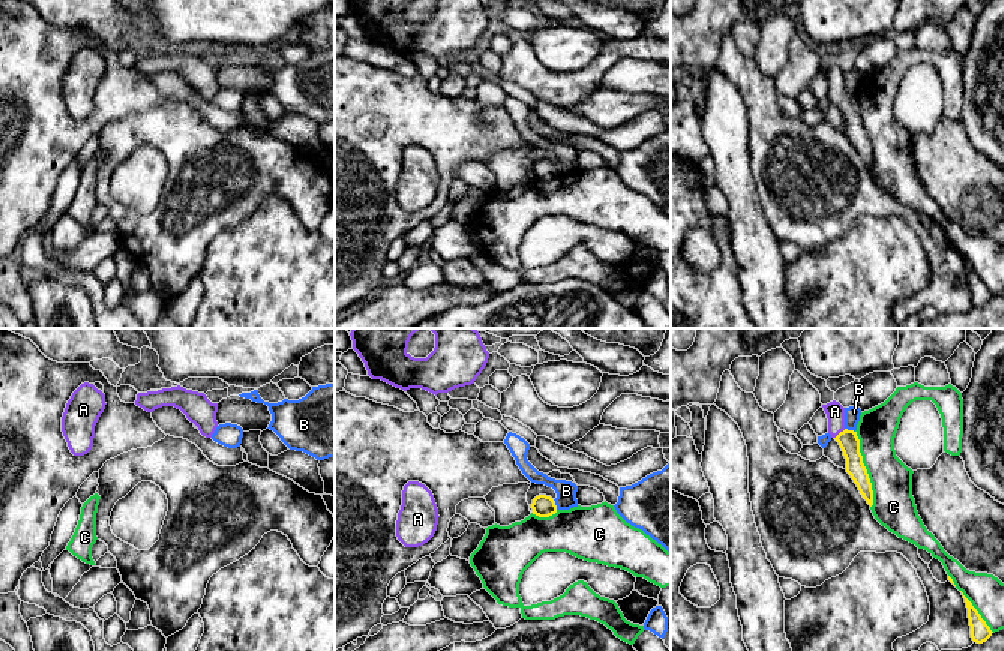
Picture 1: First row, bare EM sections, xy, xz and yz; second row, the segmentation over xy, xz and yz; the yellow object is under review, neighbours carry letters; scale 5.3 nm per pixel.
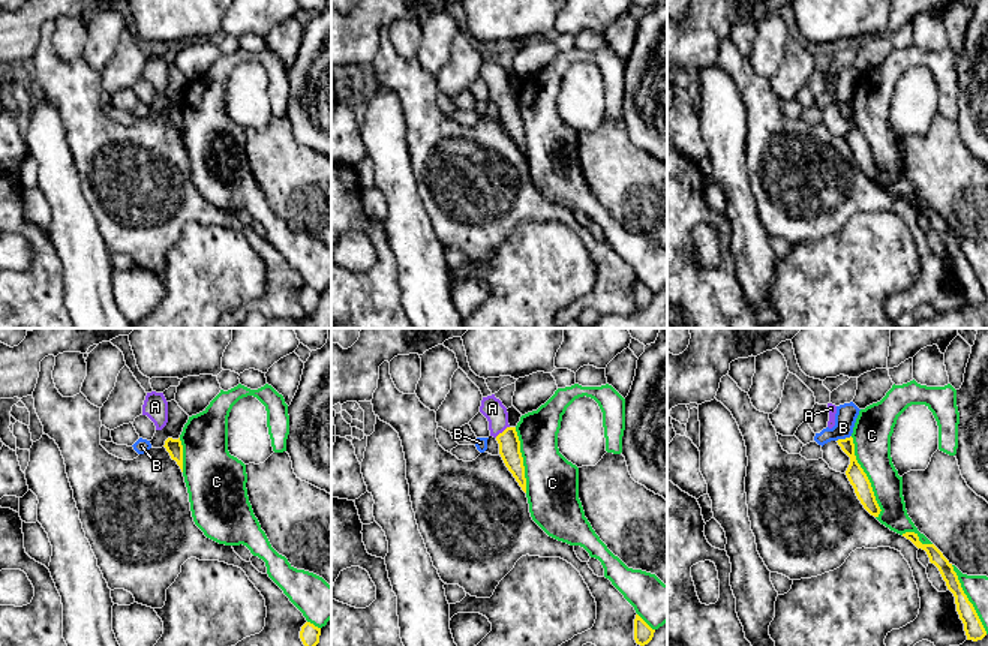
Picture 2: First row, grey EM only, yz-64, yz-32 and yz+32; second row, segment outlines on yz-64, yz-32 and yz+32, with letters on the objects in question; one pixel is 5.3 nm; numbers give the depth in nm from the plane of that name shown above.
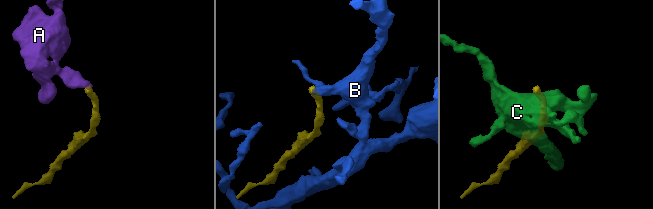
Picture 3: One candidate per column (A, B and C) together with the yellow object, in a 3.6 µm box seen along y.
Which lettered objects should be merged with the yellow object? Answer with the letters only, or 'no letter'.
A

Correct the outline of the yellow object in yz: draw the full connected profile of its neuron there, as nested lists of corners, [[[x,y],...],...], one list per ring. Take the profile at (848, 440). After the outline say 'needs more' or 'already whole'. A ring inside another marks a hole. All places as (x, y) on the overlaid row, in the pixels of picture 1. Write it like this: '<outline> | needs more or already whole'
[[[833,400],[827,405],[822,405],[822,408],[828,418],[828,434],[839,442],[846,459],[846,472],[857,484],[863,498],[872,507],[873,490],[867,470],[863,464],[863,456],[860,453],[860,440],[857,432],[845,428],[845,408],[839,402]]] | needs more

